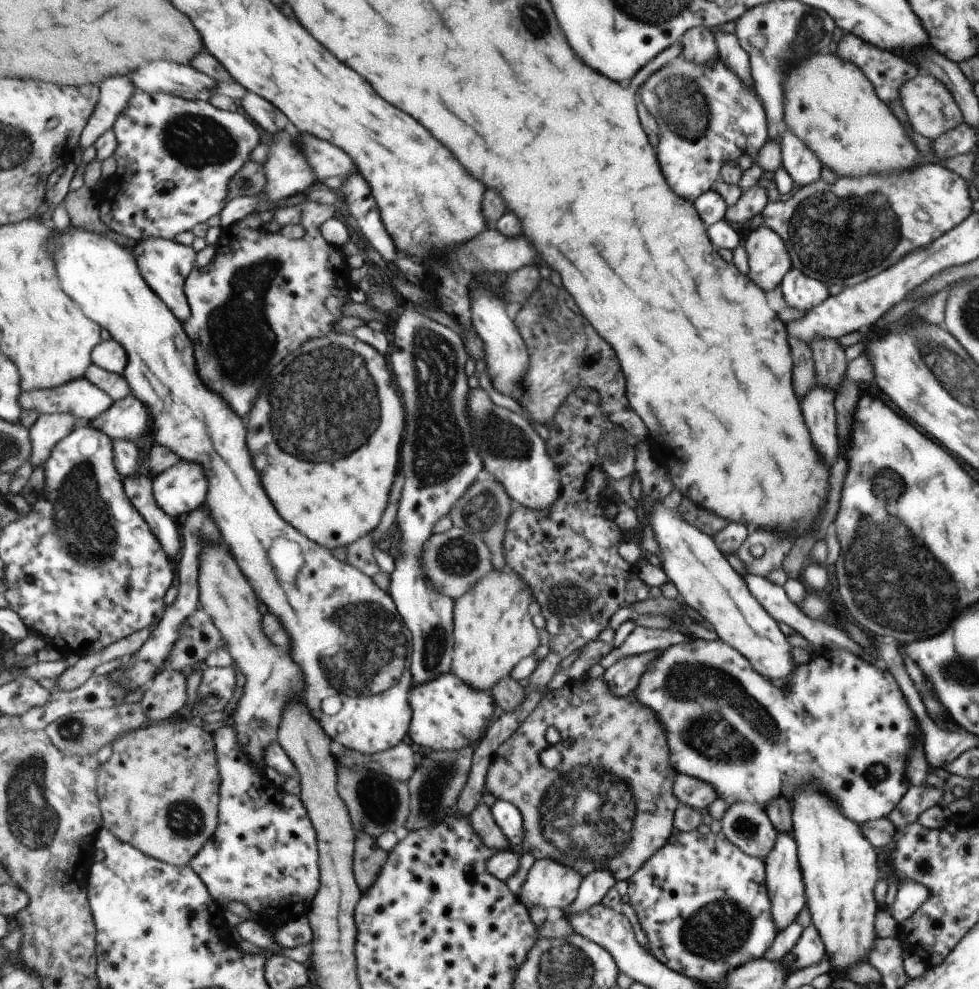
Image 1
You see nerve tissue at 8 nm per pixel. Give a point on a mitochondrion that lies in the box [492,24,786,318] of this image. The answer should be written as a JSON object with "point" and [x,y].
{"point":[680,101]}

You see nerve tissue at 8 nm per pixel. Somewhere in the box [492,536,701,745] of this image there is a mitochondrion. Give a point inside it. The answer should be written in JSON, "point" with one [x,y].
{"point":[565,599]}

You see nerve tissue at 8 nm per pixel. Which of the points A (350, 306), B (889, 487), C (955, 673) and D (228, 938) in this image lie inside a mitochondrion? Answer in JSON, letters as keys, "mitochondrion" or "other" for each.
{"A":"other","B":"mitochondrion","C":"mitochondrion","D":"other"}

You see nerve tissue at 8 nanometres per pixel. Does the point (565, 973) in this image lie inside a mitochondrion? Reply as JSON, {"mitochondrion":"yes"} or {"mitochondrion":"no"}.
{"mitochondrion":"yes"}

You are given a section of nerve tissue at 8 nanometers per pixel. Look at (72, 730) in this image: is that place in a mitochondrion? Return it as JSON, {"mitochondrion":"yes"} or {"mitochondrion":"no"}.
{"mitochondrion":"yes"}

